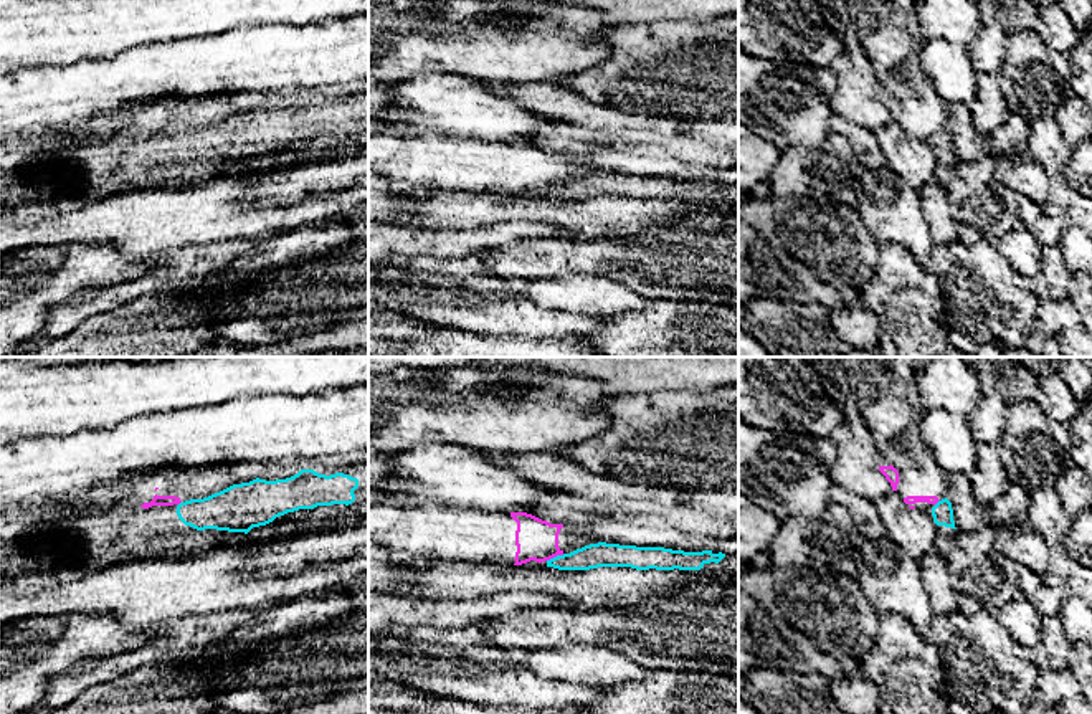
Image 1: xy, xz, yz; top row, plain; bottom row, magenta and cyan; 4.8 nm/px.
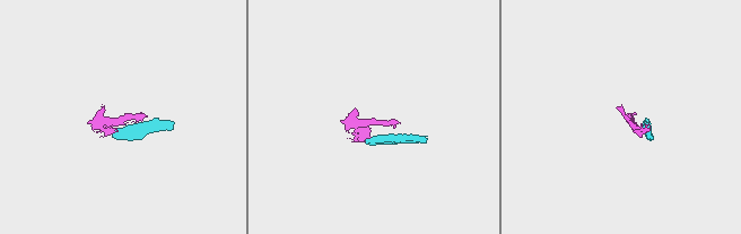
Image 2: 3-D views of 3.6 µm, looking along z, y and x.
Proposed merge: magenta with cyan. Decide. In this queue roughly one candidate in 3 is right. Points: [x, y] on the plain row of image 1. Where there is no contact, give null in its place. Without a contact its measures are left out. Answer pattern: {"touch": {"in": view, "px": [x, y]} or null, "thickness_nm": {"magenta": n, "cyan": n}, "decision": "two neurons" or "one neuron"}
{"touch": {"in": "xz", "px": [555, 185]}, "thickness_nm": {"magenta": 200, "cyan": 120}, "decision": "two neurons"}

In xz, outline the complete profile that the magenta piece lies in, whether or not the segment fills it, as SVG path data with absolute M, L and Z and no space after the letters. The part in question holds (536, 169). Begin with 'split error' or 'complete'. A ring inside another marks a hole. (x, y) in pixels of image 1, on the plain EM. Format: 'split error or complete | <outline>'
split error | M390 129L368 136L368 170L420 188L522 195L545 192L598 170L527 142L486 142Z

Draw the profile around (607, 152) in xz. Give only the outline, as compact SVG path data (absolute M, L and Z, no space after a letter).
M557 122L534 131L524 142L550 154L573 155L606 174L702 182L730 172L732 182L738 180L738 169L732 165L738 162L738 152L689 136L646 147L616 134Z

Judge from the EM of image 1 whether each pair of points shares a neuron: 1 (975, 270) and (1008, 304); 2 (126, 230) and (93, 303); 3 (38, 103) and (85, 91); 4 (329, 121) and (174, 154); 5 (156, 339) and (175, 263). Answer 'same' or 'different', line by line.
1: same
2: different
3: same
4: same
5: different

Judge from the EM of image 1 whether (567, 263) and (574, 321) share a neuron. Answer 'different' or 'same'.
different

